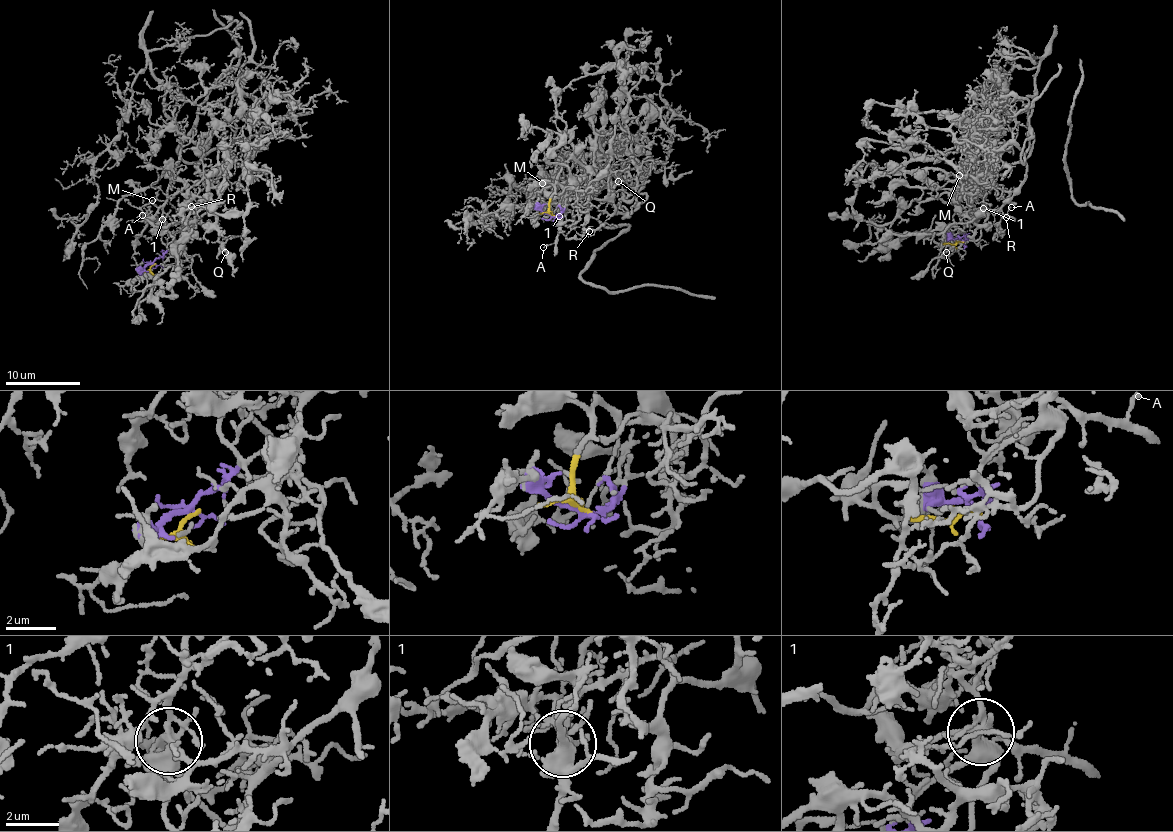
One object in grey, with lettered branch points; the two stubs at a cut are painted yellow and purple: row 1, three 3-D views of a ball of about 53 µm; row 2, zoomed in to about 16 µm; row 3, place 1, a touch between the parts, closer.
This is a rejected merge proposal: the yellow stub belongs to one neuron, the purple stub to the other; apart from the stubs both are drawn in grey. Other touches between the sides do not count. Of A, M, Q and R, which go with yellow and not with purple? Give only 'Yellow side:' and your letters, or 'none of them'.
Yellow side: A, M, Q, R

